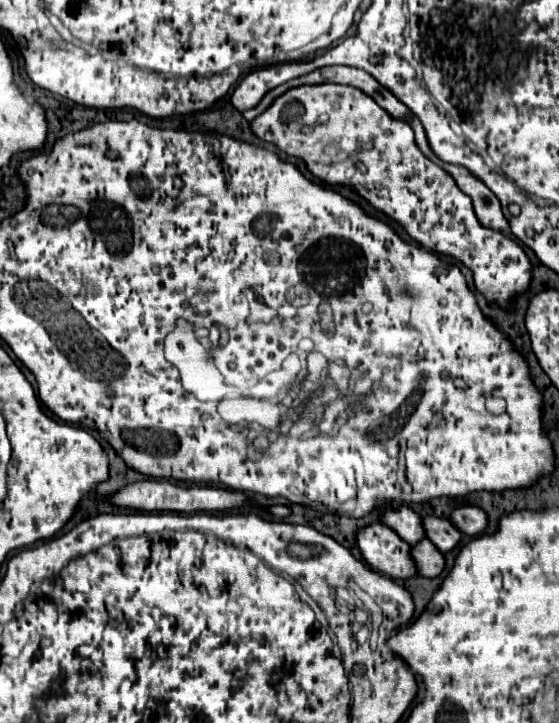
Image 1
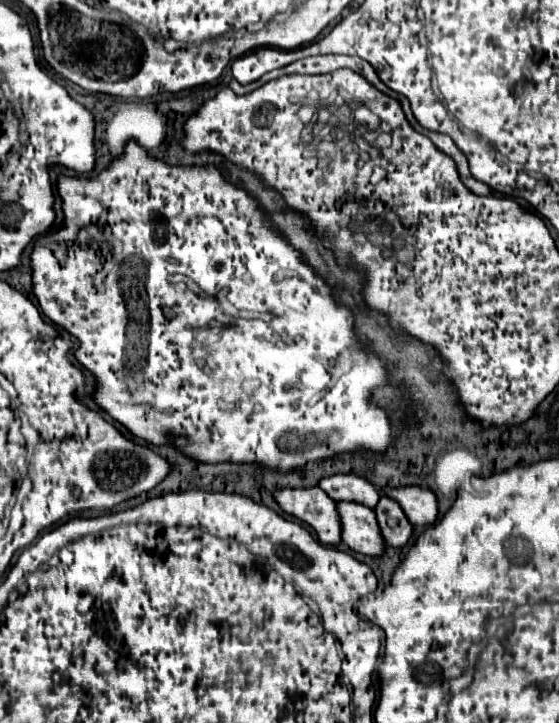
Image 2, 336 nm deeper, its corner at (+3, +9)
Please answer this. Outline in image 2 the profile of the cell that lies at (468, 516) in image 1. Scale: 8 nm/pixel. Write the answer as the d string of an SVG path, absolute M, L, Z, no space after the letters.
M403 486L403 488L379 488L381 494L397 500L407 520L413 526L429 526L437 518L437 498L429 488Z

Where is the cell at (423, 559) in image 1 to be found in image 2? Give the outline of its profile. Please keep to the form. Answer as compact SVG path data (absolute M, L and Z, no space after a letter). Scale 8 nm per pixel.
M335 502L335 504L337 504L339 522L341 522L341 540L353 552L367 554L367 556L379 556L385 544L381 544L381 534L377 532L377 520L373 516L373 510L363 504L355 504L355 502Z

